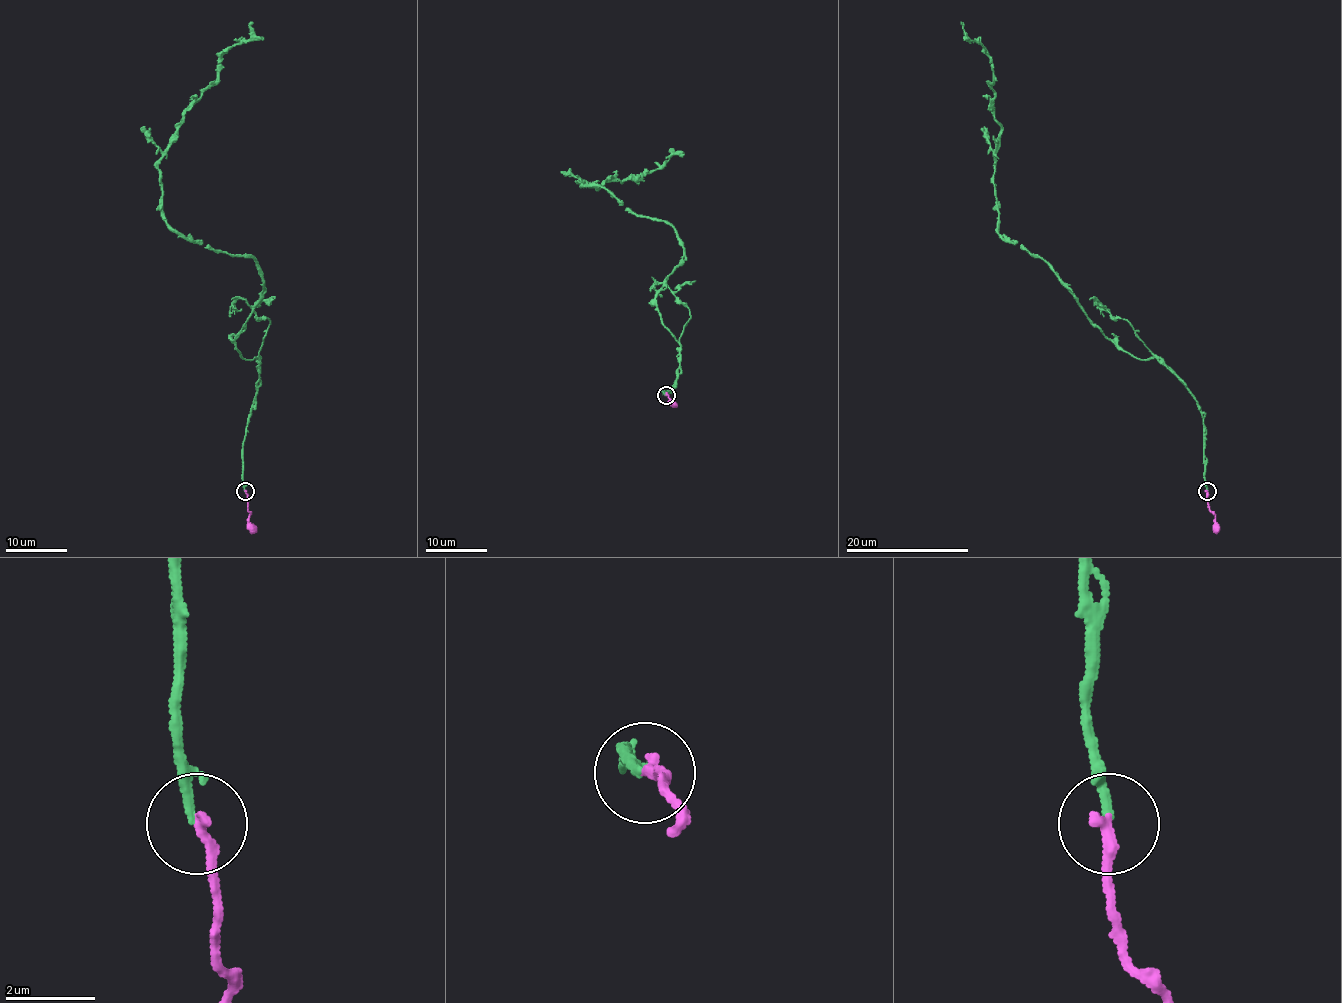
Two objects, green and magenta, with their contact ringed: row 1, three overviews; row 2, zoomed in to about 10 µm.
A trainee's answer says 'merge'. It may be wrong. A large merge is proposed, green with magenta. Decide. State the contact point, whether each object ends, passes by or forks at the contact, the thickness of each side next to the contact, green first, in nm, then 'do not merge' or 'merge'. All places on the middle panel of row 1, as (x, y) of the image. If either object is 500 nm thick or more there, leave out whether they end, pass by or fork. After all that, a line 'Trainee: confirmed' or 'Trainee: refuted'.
(666, 395) | green passes by | magenta ends | 150/280 nm | merge
Trainee: confirmed

